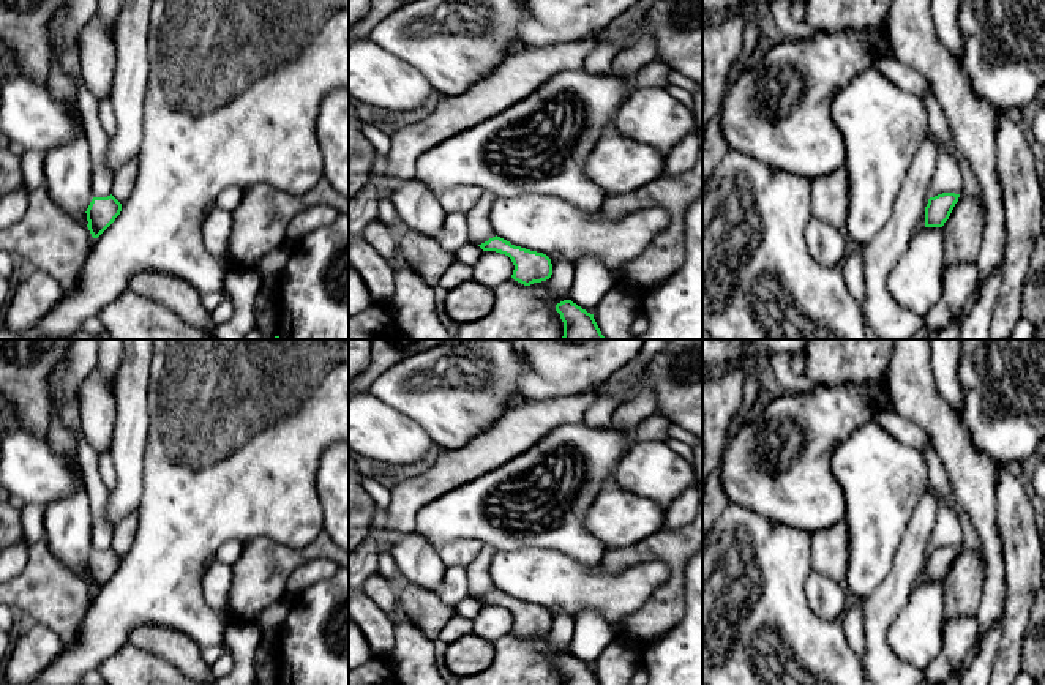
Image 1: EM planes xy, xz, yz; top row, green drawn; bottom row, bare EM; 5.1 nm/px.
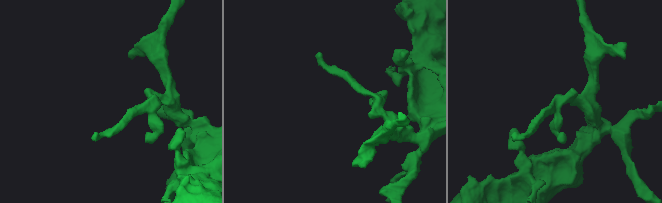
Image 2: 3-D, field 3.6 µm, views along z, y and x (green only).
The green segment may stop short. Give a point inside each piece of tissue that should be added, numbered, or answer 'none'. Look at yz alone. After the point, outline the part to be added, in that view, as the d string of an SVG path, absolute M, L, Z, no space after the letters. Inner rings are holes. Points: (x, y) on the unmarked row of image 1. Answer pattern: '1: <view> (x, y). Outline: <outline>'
none

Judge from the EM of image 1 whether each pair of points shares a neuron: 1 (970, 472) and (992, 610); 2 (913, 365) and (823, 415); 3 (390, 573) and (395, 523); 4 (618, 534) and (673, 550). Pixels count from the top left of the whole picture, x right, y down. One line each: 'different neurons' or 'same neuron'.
1: same neuron
2: different neurons
3: different neurons
4: different neurons

